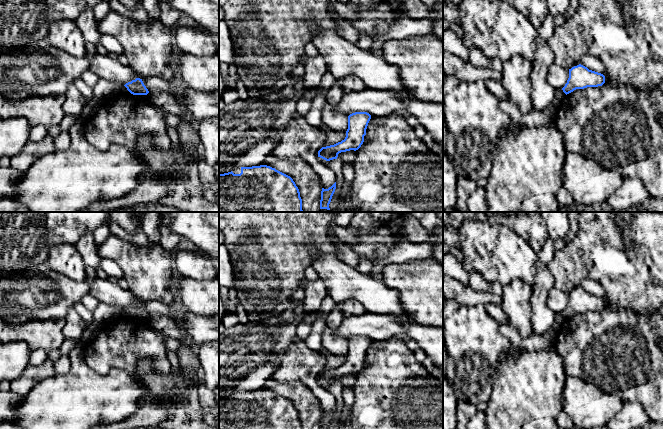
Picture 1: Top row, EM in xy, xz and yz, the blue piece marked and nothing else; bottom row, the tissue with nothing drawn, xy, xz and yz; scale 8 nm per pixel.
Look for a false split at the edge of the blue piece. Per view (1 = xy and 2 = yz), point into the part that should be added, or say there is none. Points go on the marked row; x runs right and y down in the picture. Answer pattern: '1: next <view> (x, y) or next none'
1: next none
2: next none

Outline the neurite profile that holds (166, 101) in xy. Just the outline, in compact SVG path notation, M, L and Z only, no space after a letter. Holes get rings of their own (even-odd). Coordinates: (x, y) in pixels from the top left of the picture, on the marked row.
M152 90L148 93L151 102L164 112L182 117L184 109L178 99L170 92Z

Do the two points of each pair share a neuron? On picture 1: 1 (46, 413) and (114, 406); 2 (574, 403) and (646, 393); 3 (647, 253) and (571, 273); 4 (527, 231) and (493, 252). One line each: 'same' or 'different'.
1: same
2: different
3: same
4: different

